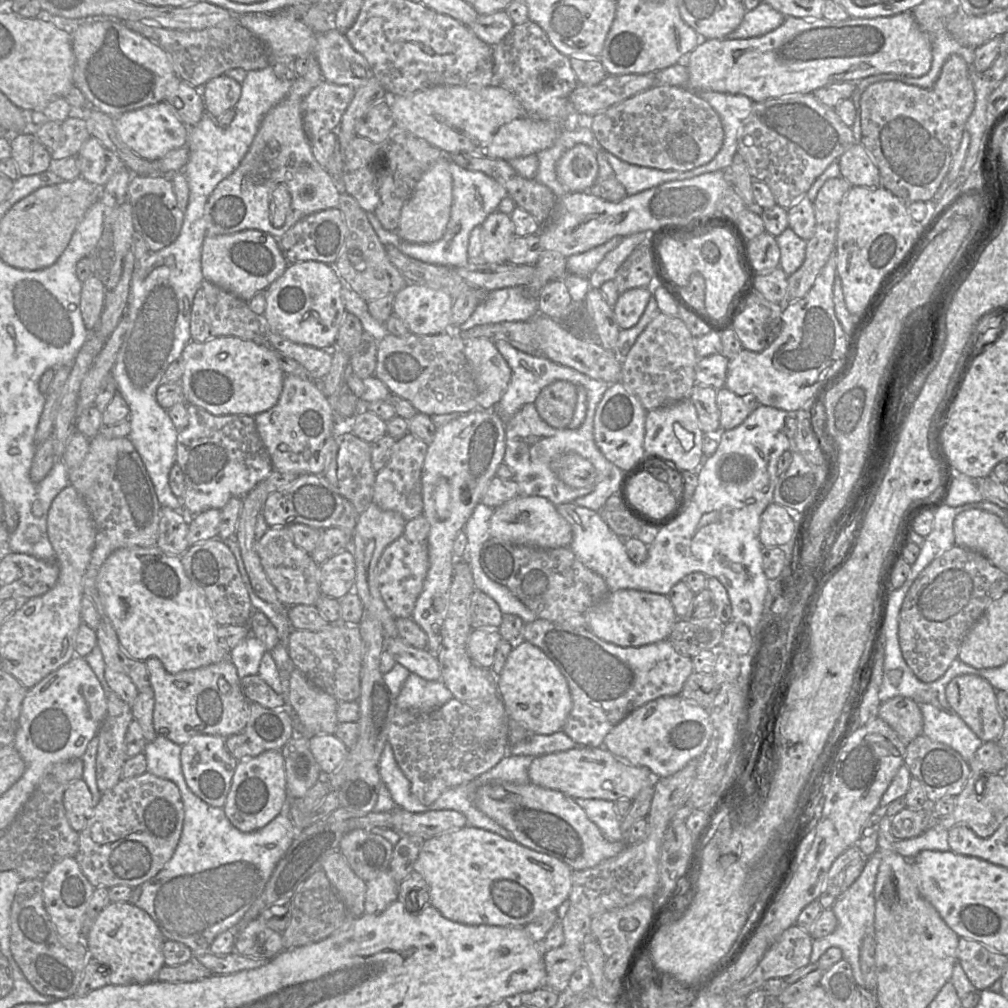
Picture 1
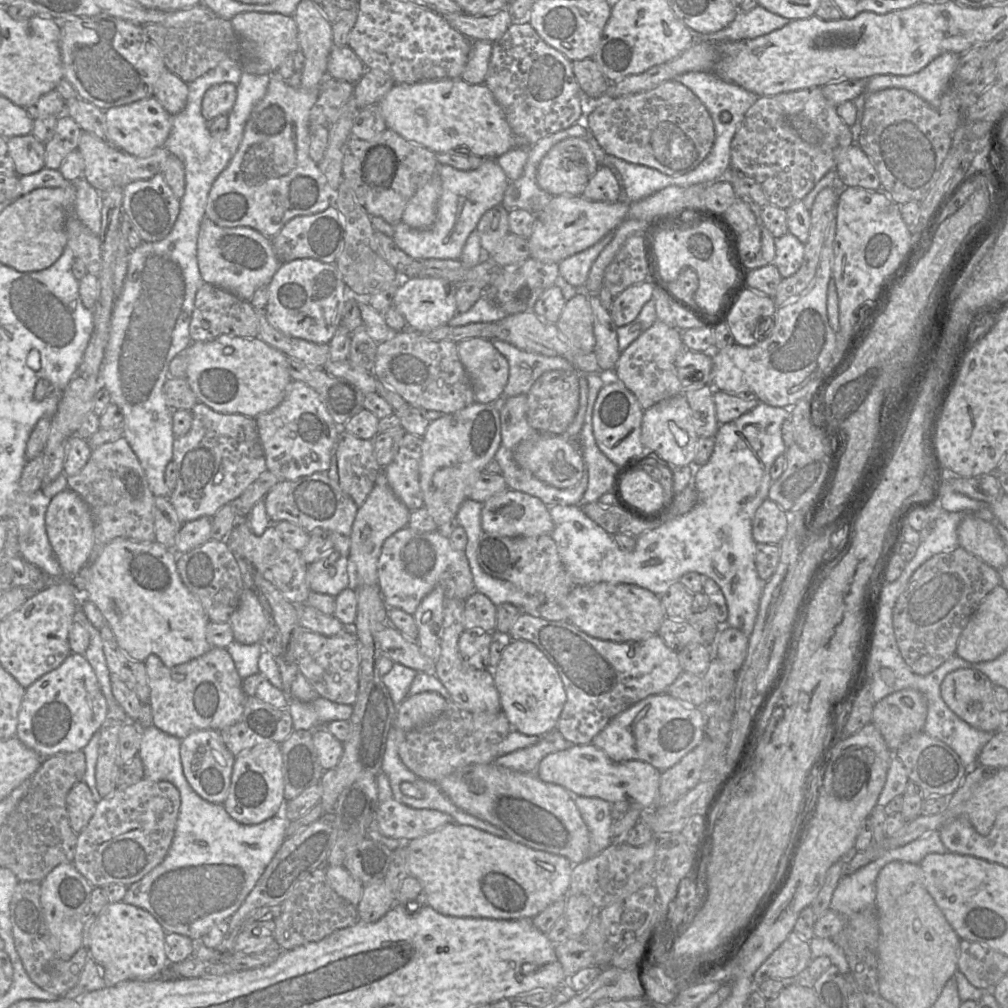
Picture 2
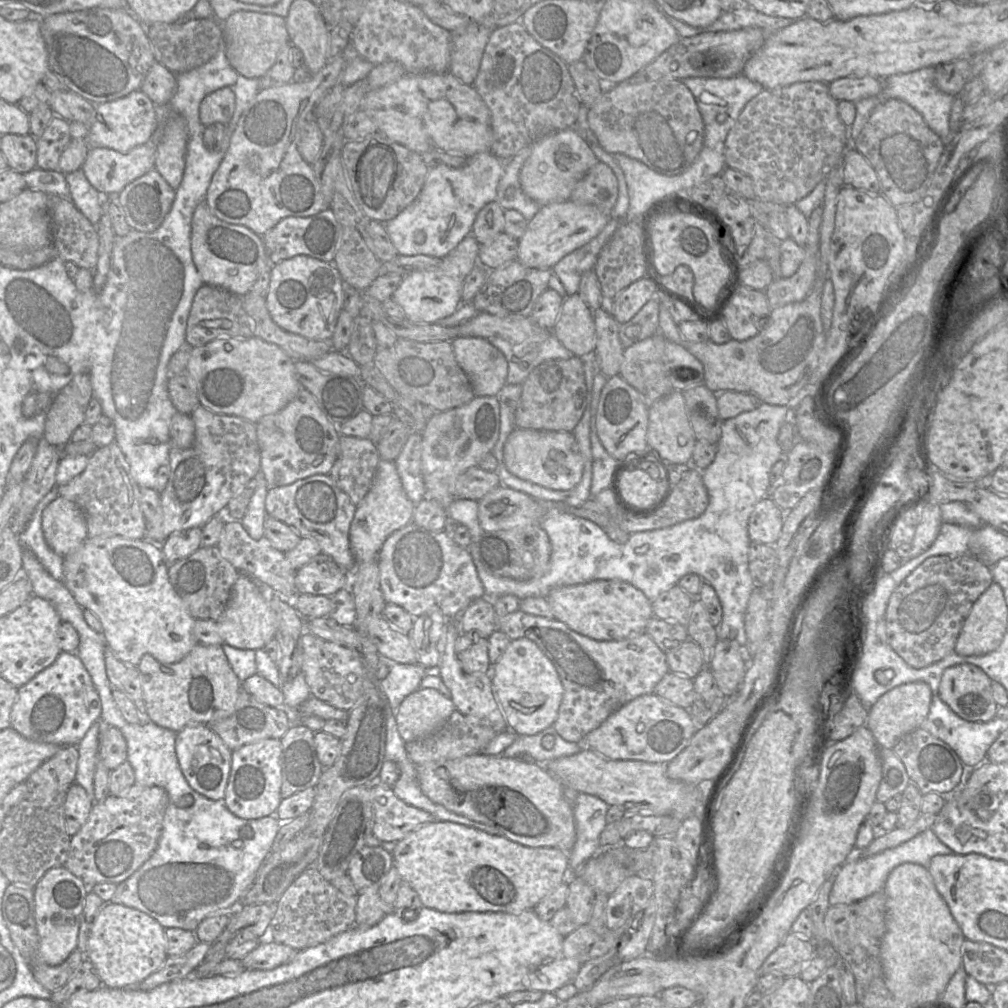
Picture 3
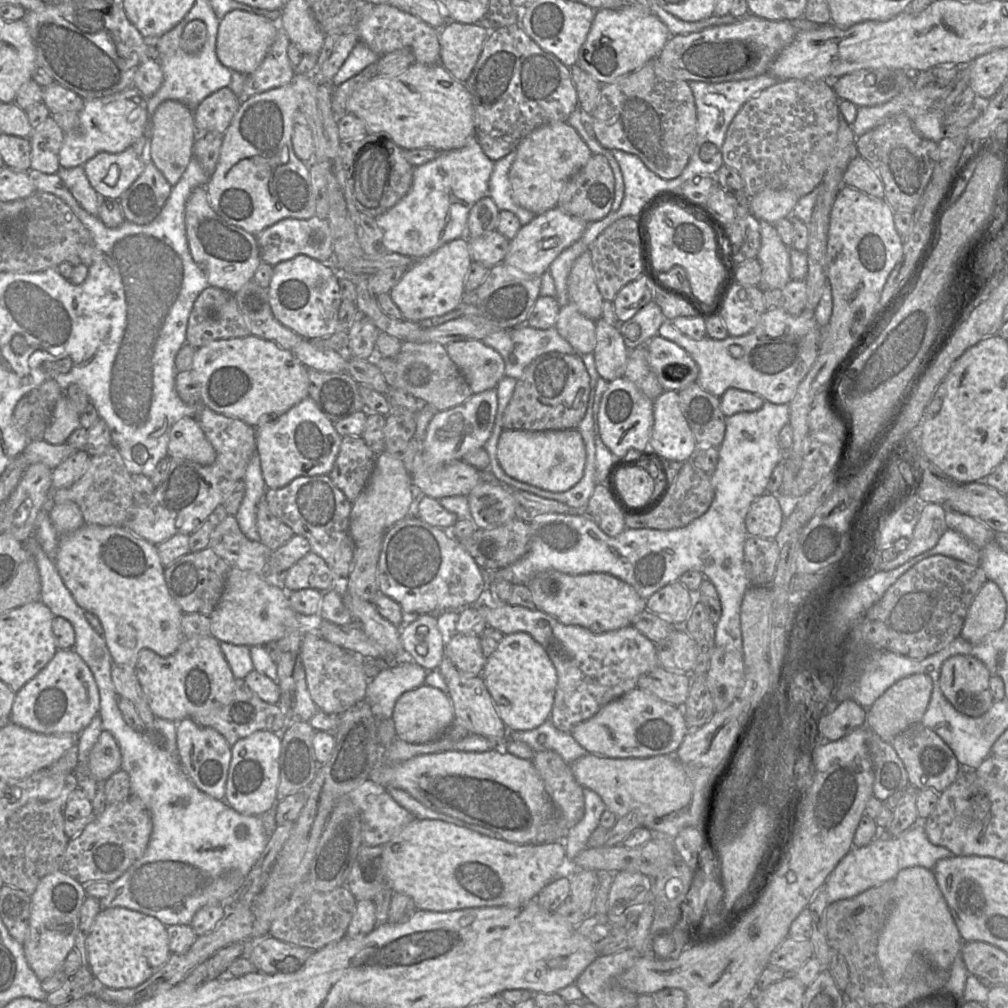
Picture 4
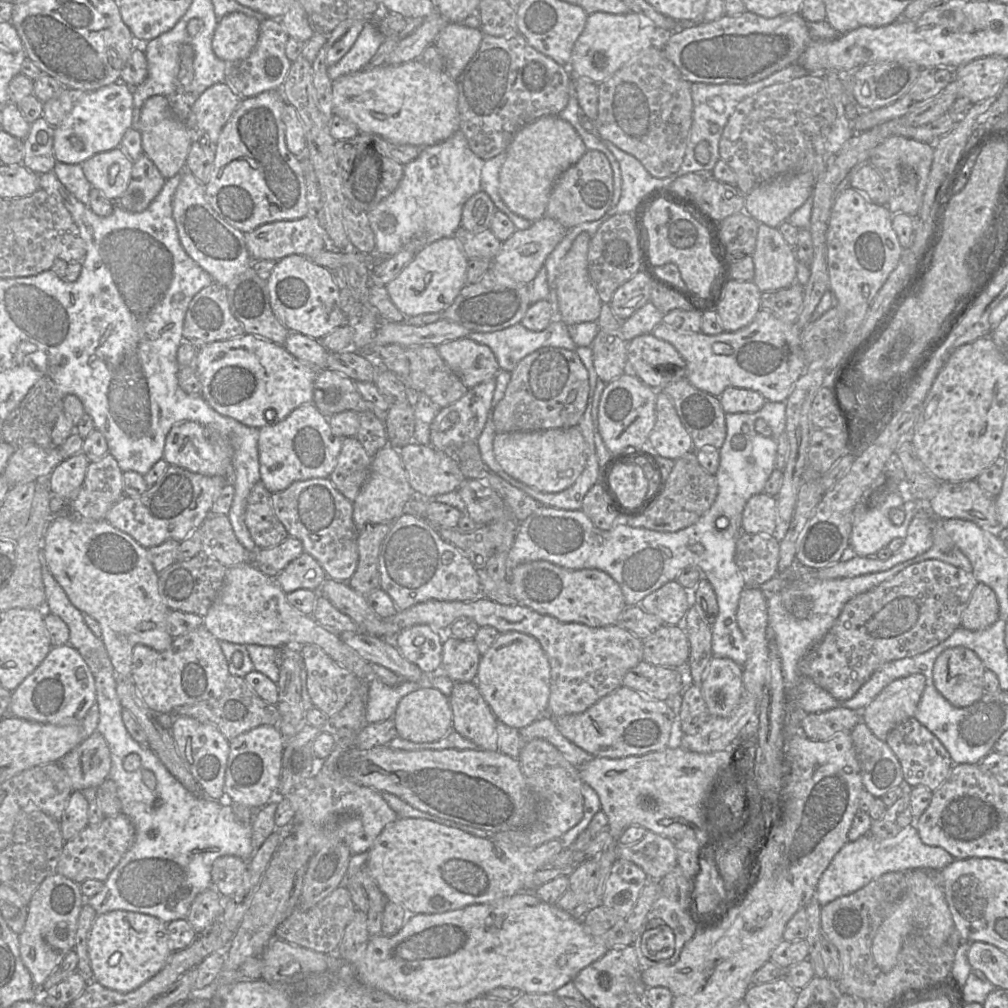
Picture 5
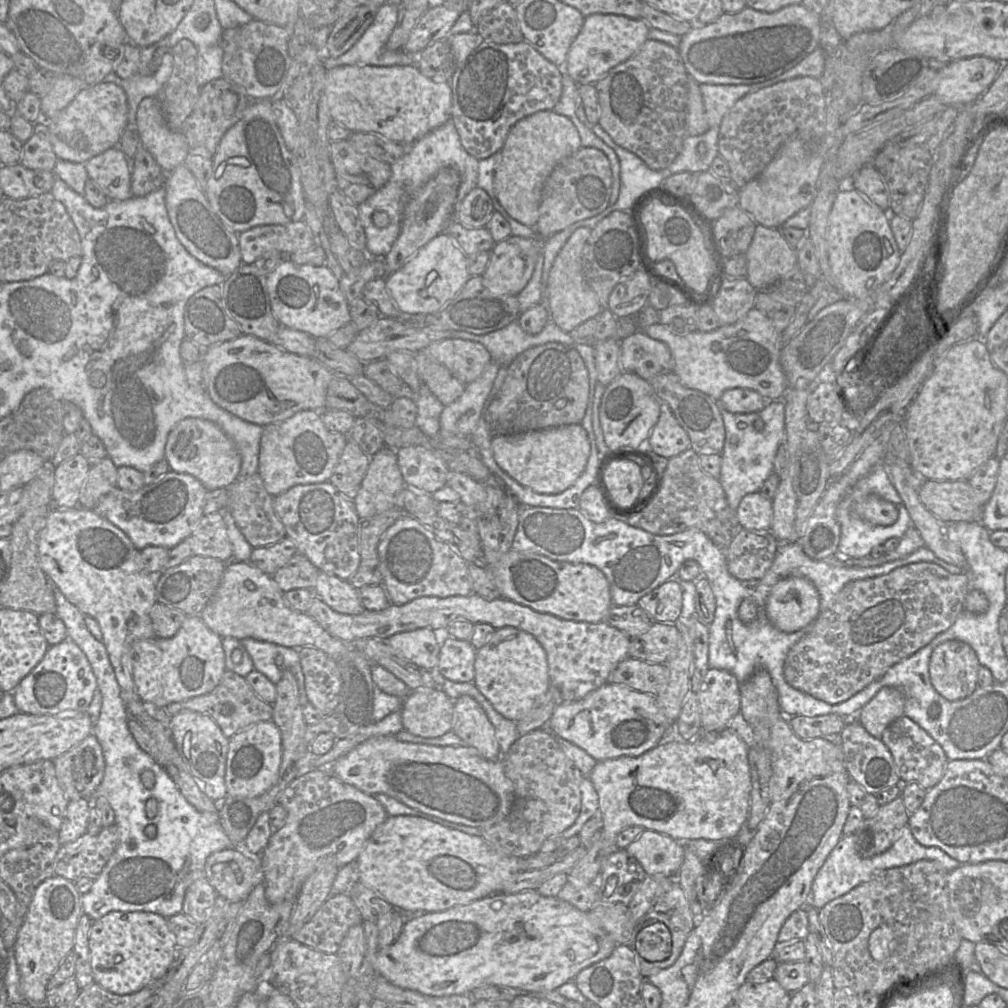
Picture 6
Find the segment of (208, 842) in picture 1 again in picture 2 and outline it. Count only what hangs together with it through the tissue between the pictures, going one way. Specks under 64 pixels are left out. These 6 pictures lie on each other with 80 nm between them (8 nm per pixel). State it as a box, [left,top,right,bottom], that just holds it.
[122,725,290,943]

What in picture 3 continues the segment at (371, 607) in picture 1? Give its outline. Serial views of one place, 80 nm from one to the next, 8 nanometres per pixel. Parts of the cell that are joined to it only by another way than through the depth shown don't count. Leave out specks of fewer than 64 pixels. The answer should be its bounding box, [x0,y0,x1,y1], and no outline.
[350,459,415,563]

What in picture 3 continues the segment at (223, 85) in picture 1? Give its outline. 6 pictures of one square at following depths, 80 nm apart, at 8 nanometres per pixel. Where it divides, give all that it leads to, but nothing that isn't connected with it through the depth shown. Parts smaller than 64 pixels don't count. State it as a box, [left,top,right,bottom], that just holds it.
[199,87,235,127]

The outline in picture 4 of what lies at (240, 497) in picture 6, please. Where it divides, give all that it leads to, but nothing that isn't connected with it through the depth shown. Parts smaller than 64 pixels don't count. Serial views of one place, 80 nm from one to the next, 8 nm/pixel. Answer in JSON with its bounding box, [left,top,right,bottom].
[256,497,294,550]

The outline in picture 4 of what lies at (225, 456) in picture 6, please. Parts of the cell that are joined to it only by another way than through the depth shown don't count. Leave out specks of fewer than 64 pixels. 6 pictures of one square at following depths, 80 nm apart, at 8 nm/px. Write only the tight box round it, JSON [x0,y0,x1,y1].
[168,417,216,466]

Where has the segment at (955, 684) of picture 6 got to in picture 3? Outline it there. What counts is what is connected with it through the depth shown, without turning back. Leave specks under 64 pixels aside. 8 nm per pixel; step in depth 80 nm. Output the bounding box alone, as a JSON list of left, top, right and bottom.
[939,664,998,722]

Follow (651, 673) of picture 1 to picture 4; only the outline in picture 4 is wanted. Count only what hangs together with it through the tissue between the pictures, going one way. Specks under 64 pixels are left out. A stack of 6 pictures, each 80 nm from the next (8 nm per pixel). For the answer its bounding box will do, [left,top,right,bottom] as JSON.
[477,603,658,733]

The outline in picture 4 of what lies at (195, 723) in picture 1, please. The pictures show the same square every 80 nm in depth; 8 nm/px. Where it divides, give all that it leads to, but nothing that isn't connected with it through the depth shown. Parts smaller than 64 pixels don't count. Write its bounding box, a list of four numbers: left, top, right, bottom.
[135,635,235,722]

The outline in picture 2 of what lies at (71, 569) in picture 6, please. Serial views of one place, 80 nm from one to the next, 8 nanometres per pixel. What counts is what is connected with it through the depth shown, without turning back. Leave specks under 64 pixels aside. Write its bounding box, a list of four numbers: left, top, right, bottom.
[71,537,212,668]

